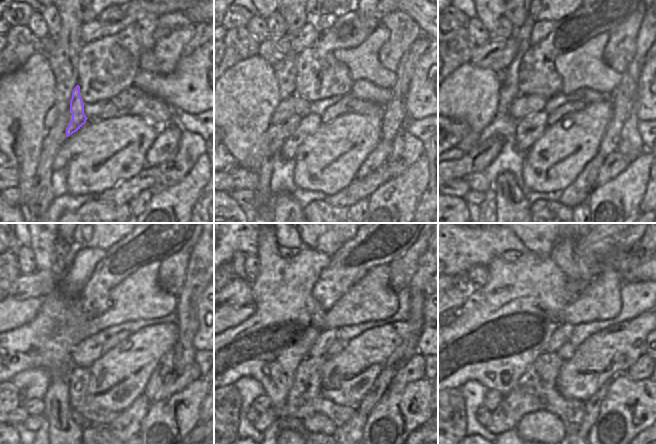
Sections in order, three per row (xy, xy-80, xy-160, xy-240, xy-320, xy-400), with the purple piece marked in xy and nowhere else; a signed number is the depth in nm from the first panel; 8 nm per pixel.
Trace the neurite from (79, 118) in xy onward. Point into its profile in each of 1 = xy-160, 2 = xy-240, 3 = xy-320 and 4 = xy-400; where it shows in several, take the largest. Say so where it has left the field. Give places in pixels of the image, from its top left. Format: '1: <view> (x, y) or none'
1: xy-160 (476, 161)
2: xy-240 (10, 397)
3: xy-320 (234, 399)
4: xy-400 (458, 413)

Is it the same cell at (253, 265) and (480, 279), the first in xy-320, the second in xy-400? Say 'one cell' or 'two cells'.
one cell

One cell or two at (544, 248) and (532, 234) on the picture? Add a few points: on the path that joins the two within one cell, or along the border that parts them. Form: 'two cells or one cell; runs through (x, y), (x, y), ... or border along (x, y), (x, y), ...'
one cell; runs through (542, 245), (535, 237)

